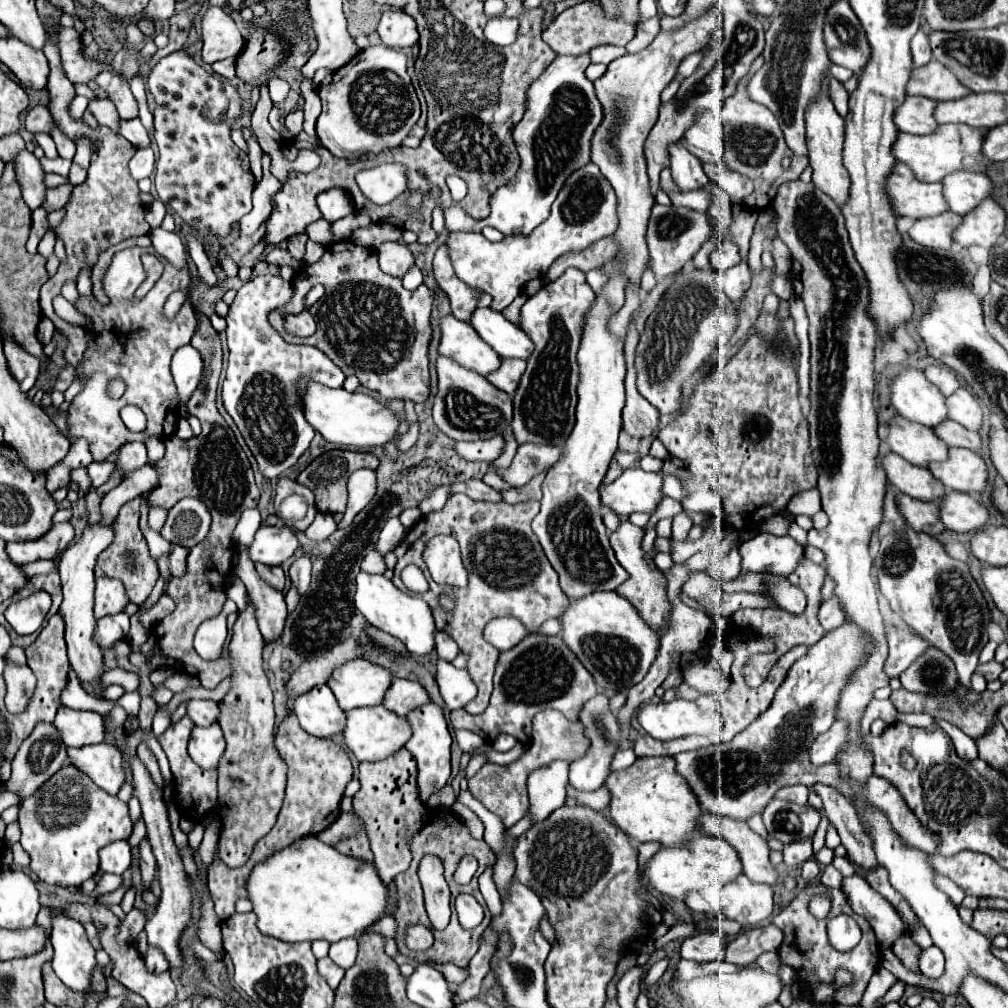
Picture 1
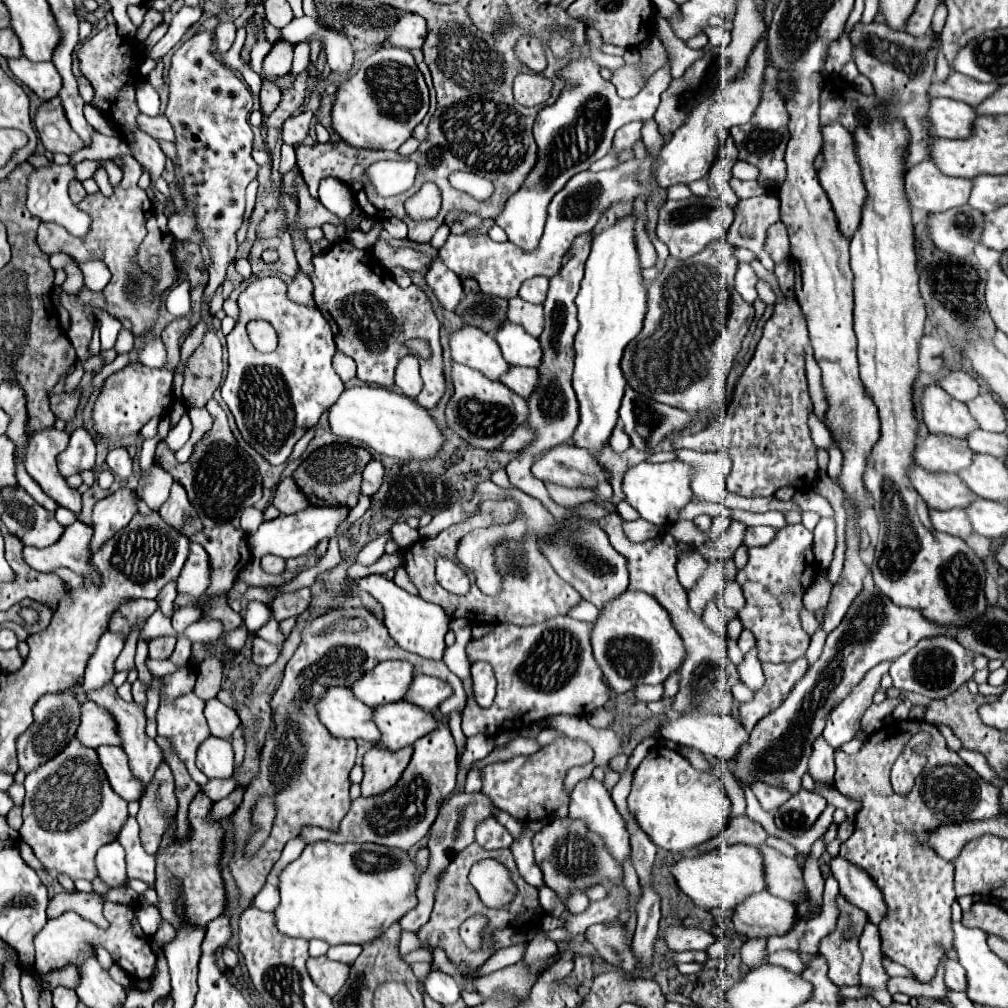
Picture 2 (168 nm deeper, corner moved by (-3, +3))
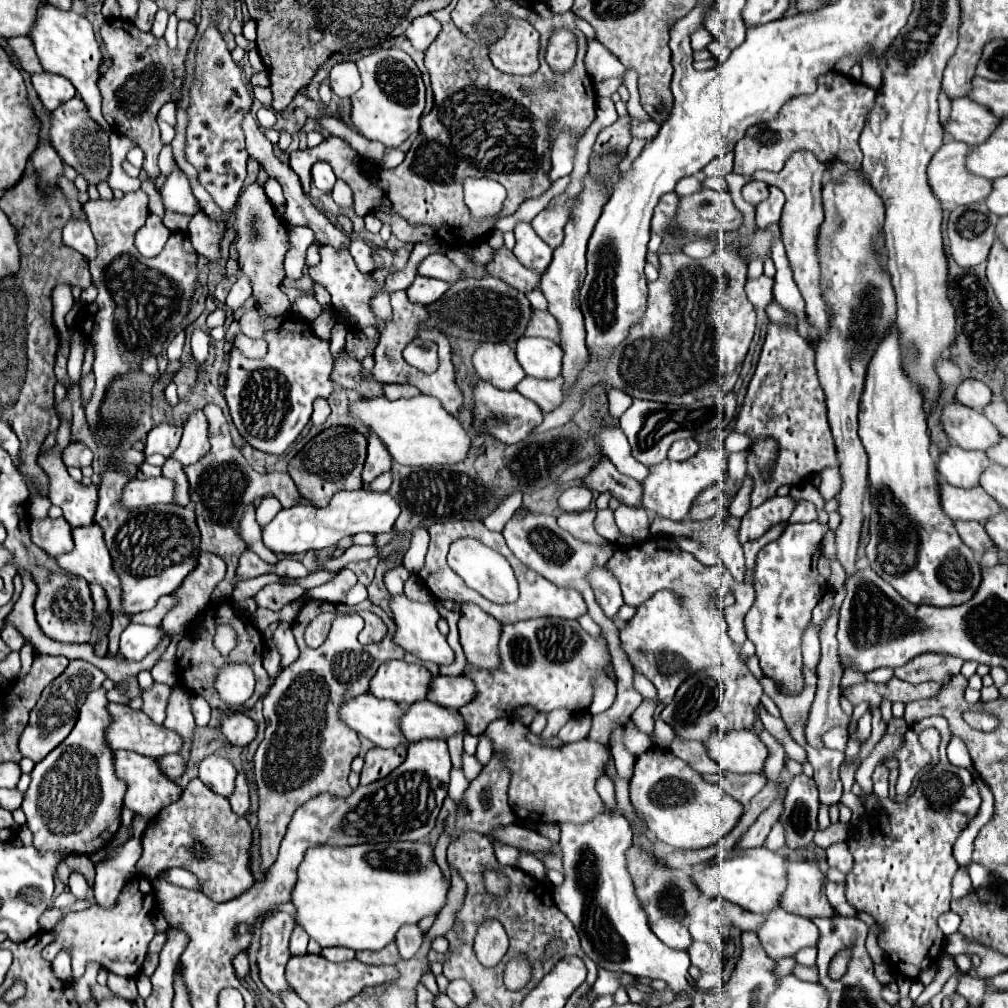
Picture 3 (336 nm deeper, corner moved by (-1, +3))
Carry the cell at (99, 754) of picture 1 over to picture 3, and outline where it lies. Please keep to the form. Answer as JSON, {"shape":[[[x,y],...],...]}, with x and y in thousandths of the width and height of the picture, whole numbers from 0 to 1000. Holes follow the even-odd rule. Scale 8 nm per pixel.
{"shape":[[[118,744],[116,750],[114,750],[114,760],[116,760],[116,770],[126,776],[126,786],[124,786],[124,796],[122,796],[122,800],[128,802],[132,808],[142,810],[142,812],[146,812],[146,813],[154,812],[160,802],[164,802],[164,800],[168,800],[170,796],[178,794],[178,790],[180,790],[180,786],[182,786],[182,782],[180,782],[176,776],[168,774],[168,772],[160,766],[156,754],[150,752],[150,750],[134,748],[134,746],[128,746],[128,744]]]}

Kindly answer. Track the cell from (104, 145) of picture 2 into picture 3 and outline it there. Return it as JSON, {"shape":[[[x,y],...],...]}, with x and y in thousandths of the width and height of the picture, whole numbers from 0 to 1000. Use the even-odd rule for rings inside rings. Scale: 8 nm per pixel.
{"shape":[[[45,4],[39,10],[39,18],[37,18],[35,28],[31,32],[31,40],[35,44],[41,65],[51,73],[64,75],[74,85],[74,89],[82,97],[82,101],[86,103],[90,117],[94,117],[94,121],[102,129],[108,129],[106,121],[100,115],[100,93],[96,87],[98,67],[102,63],[102,54],[100,54],[100,48],[94,38],[90,22],[84,16],[74,14],[72,10],[59,10],[51,4]]]}

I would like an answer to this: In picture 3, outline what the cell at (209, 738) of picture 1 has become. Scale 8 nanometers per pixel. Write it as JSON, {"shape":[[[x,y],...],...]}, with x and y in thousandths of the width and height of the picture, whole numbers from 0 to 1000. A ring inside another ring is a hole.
{"shape":[[[205,750],[197,758],[197,774],[209,786],[227,792],[233,784],[233,760],[219,750]]]}

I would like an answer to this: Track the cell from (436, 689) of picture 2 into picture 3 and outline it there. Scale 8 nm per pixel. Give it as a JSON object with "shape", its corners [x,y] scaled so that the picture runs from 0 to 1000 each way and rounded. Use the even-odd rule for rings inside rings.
{"shape":[[[455,669],[455,671],[432,671],[428,679],[428,687],[424,694],[451,702],[455,704],[457,700],[465,698],[471,692],[471,679],[467,673]]]}

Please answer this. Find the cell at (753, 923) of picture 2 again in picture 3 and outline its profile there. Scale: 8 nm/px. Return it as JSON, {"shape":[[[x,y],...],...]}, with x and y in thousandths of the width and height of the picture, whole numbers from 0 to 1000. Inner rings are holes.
{"shape":[[[771,901],[771,905],[761,907],[761,917],[753,921],[751,929],[759,944],[767,952],[775,952],[789,948],[797,940],[811,938],[813,921],[801,911],[785,909],[777,905],[777,901]]]}

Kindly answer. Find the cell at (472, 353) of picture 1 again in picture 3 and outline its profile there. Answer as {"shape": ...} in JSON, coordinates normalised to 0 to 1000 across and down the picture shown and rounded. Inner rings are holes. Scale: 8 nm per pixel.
{"shape":[[[475,341],[469,351],[469,363],[477,377],[497,387],[511,387],[523,373],[511,357],[511,347],[503,341]]]}

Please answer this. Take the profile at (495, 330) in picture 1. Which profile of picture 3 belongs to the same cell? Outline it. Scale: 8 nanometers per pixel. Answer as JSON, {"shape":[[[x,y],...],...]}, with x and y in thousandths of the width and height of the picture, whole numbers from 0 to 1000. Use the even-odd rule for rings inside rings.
{"shape":[[[515,335],[511,343],[513,357],[523,373],[549,377],[557,373],[559,347],[555,341],[543,335]]]}

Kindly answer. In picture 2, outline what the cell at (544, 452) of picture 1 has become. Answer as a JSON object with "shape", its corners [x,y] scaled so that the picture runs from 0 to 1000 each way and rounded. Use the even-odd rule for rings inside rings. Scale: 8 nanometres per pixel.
{"shape":[[[555,440],[551,444],[547,444],[545,448],[541,448],[535,456],[531,456],[527,470],[539,478],[549,478],[555,482],[563,482],[563,484],[590,484],[592,478],[602,476],[600,466],[594,462],[592,456],[588,456],[588,452],[584,452],[584,448],[580,448],[578,444],[572,444],[570,440]]]}

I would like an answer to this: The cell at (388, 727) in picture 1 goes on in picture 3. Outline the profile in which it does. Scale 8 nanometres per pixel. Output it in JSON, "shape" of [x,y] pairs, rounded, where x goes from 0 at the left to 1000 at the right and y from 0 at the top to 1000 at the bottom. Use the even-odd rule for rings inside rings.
{"shape":[[[418,694],[404,702],[398,724],[406,736],[424,732],[443,734],[455,726],[463,726],[463,718],[455,704],[436,700],[428,694]]]}

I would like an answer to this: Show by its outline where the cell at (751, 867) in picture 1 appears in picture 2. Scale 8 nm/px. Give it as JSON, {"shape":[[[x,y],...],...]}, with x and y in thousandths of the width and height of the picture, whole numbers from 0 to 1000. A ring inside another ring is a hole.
{"shape":[[[755,839],[757,859],[759,859],[759,877],[767,889],[791,897],[795,885],[799,885],[797,865],[789,851],[781,851],[775,845]]]}

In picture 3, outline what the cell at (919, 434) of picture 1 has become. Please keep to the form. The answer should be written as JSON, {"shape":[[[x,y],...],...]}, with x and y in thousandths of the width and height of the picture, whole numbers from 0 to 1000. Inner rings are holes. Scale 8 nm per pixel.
{"shape":[[[943,442],[934,448],[930,466],[932,466],[932,472],[945,482],[967,484],[971,482],[971,472],[981,460],[983,456],[979,454],[977,448]]]}

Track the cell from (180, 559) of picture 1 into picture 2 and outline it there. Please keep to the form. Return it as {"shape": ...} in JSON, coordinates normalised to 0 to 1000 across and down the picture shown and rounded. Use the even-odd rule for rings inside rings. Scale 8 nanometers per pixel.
{"shape":[[[189,538],[188,552],[176,573],[176,585],[184,587],[188,591],[199,591],[203,587],[203,581],[207,581],[205,548],[197,540]]]}

